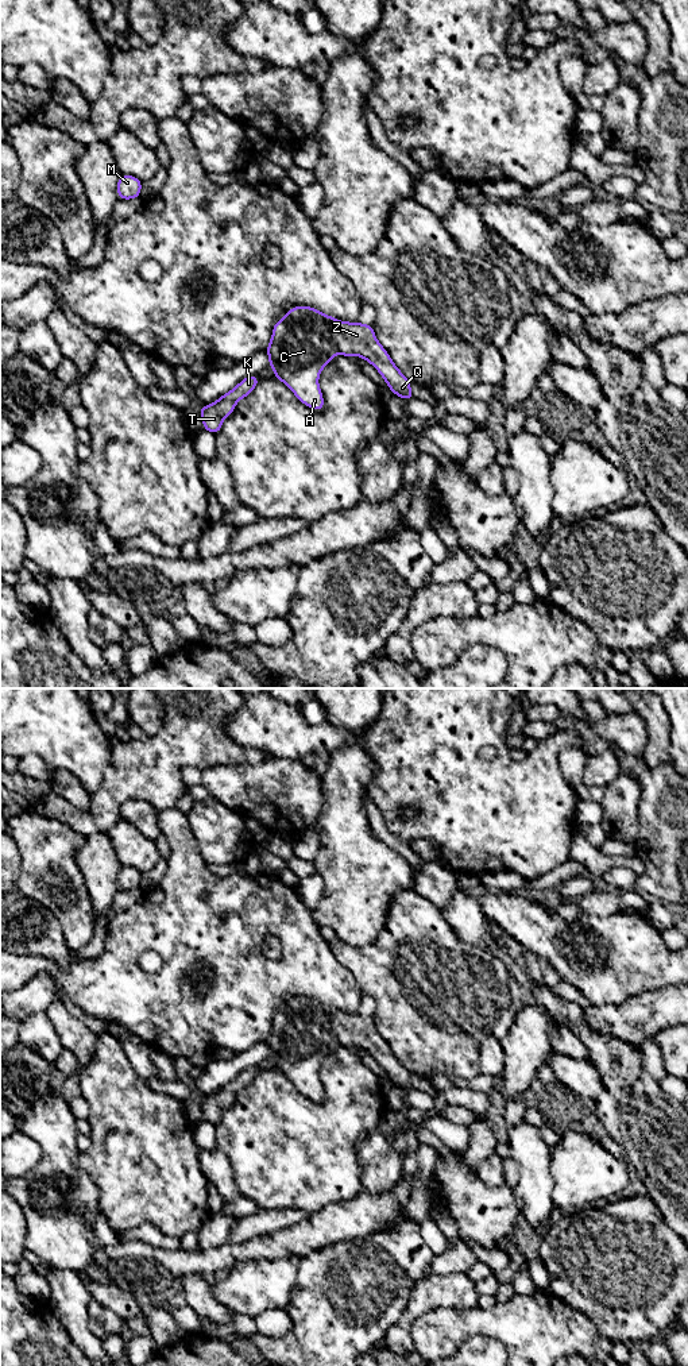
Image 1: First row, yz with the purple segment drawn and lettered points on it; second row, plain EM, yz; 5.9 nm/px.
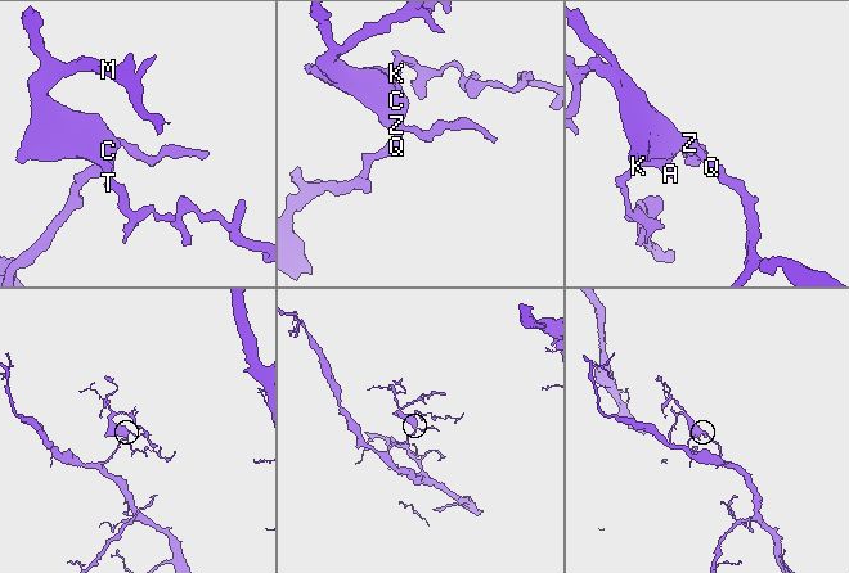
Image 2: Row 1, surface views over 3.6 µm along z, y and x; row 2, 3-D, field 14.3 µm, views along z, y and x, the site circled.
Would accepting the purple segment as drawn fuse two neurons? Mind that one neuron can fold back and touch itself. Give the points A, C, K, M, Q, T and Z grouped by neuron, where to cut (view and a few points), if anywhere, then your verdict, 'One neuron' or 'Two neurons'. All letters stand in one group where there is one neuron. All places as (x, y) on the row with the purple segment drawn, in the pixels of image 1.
Groups: A C K M Q T Z. No split. One neuron

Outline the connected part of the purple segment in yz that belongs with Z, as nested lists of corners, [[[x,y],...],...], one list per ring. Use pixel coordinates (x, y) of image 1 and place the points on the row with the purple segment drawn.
[[[295,306],[287,312],[285,319],[275,323],[271,342],[266,351],[270,358],[268,366],[275,373],[274,377],[287,385],[301,402],[314,410],[324,409],[325,404],[317,379],[322,367],[335,358],[336,351],[340,355],[357,355],[368,360],[378,368],[395,395],[407,401],[413,398],[410,381],[401,374],[387,351],[379,344],[372,325],[344,323],[314,308]]]

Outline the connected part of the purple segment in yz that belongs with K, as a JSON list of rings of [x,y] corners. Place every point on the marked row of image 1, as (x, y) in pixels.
[[[250,375],[216,402],[201,406],[200,413],[202,416],[204,429],[212,433],[219,433],[223,420],[233,412],[237,401],[254,390],[258,382],[258,375]]]

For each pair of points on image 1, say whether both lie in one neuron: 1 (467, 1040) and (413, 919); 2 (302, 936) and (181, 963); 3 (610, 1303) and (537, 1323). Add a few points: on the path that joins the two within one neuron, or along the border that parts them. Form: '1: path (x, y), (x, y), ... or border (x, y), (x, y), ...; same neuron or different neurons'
1: path (447, 1010), (443, 1000), (417, 969), (417, 949); same neuron
2: path (273, 925), (221, 926), (211, 937); same neuron
3: border (552, 1293), (582, 1311), (595, 1326), (599, 1335); different neurons

